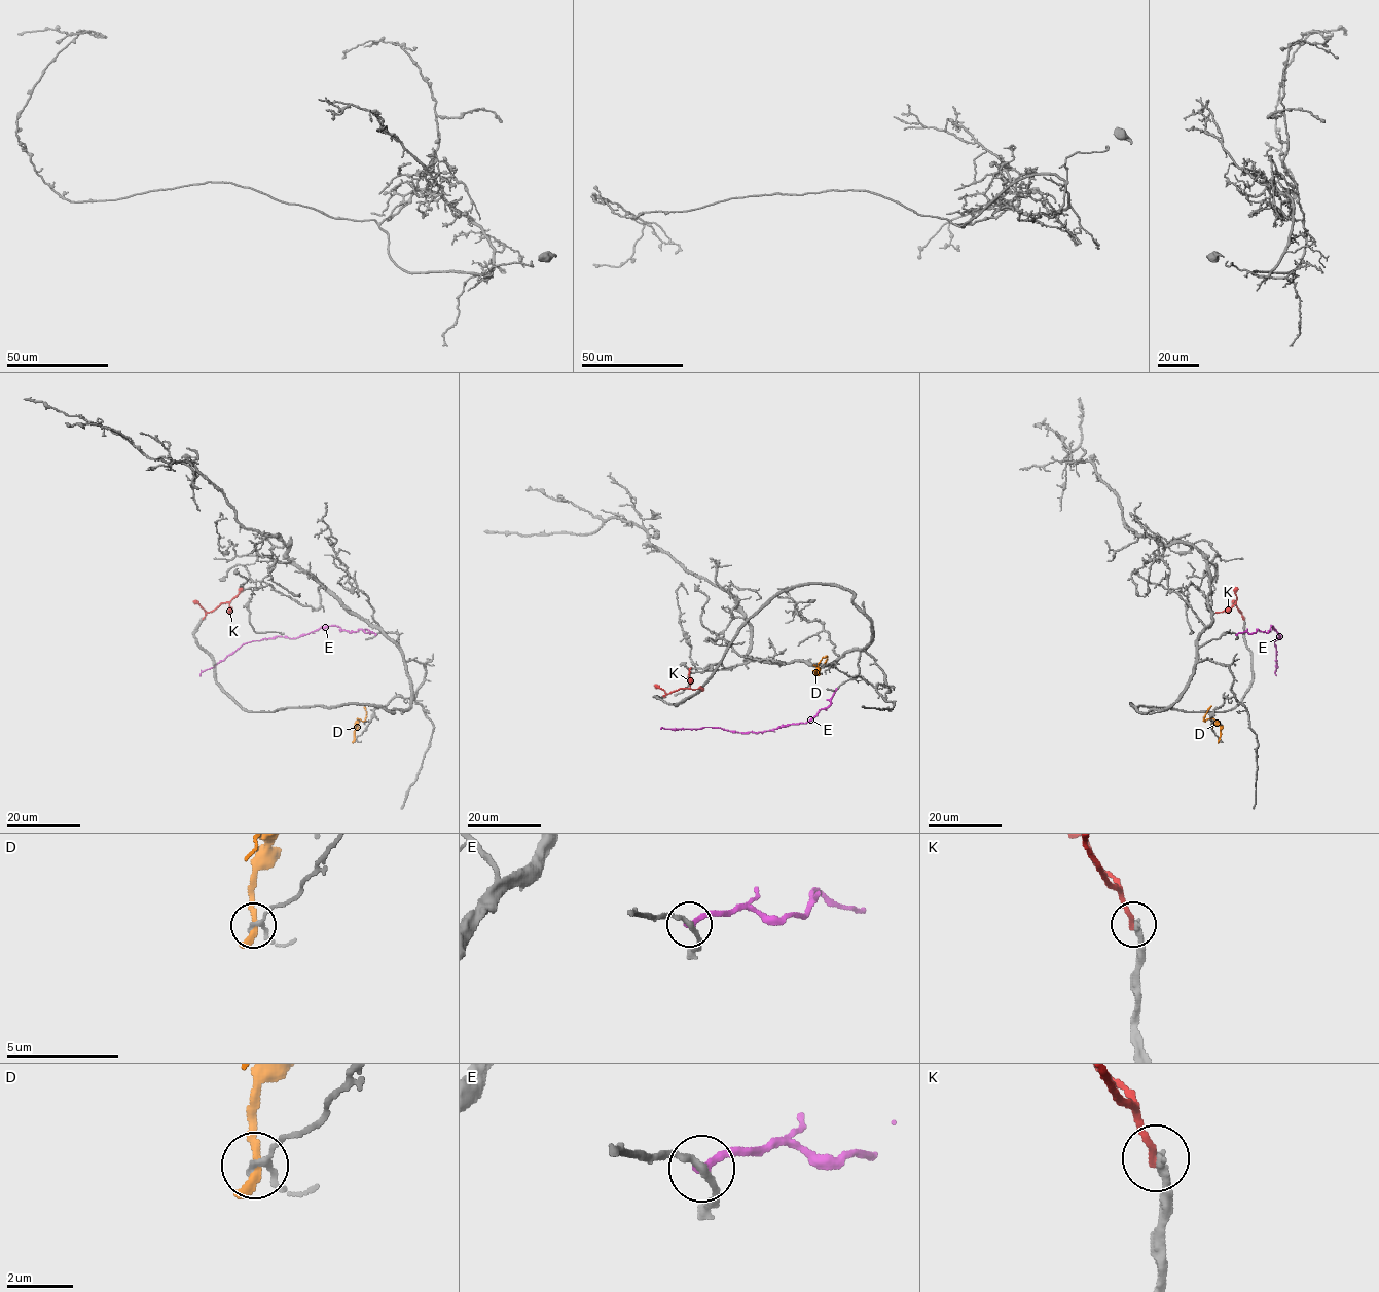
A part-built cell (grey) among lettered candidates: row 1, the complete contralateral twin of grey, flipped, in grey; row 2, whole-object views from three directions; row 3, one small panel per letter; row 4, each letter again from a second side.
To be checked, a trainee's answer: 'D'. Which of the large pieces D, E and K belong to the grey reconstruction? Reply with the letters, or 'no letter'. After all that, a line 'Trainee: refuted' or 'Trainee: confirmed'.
no letter
Trainee: refuted

